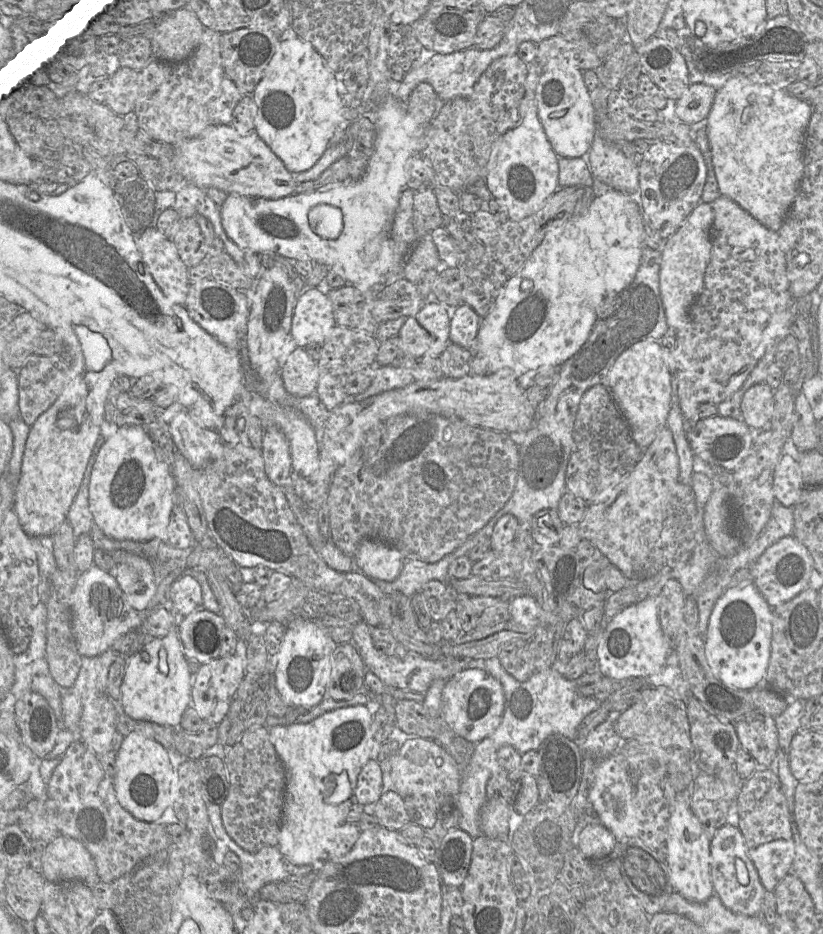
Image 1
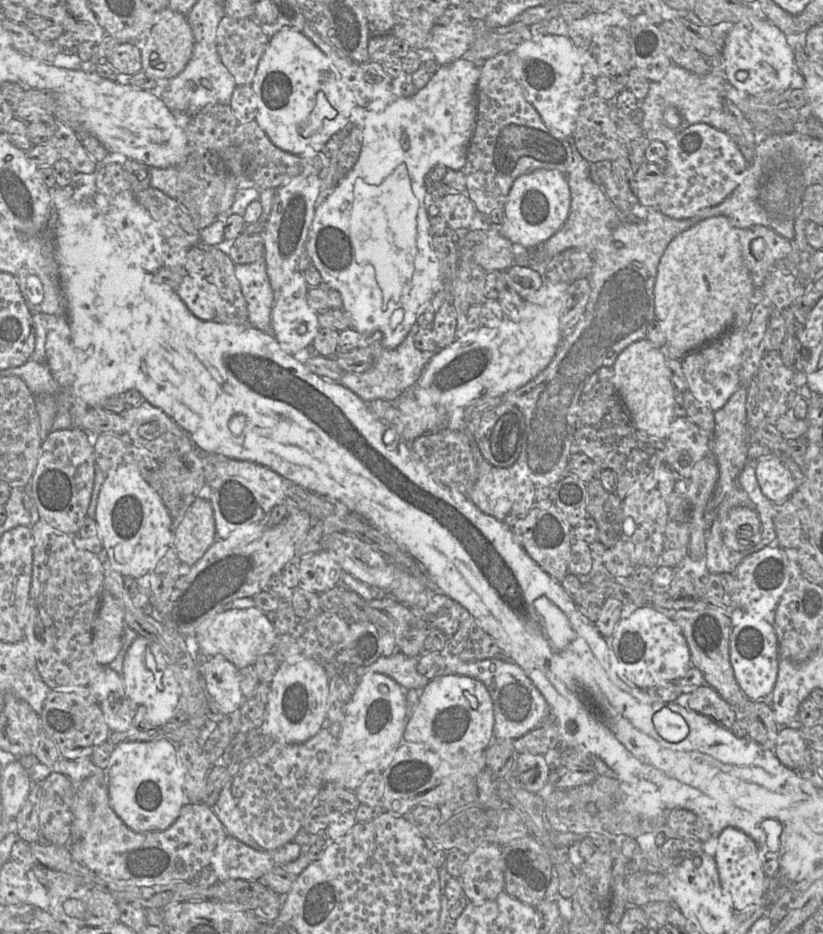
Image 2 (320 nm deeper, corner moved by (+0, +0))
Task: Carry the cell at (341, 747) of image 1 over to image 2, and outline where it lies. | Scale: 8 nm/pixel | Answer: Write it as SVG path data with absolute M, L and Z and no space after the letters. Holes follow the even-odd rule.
M356 667L355 671L359 676L359 684L347 707L331 764L324 773L325 783L335 783L351 791L357 789L368 773L383 772L389 766L398 747L404 741L403 735L407 724L406 691L404 688L385 674L371 670L359 671L359 667Z

